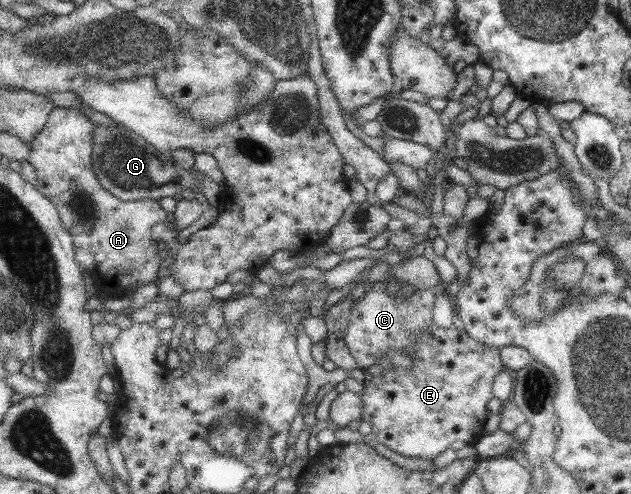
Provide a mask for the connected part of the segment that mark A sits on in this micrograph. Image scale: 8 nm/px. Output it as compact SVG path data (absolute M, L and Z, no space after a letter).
M55 107L45 128L30 142L31 154L25 160L21 174L33 183L47 199L58 207L63 225L74 236L76 258L95 279L95 287L100 292L113 290L131 290L145 284L159 284L159 264L168 251L170 240L153 240L153 226L165 223L167 211L161 208L157 200L123 201L115 194L105 190L94 171L93 155L94 132L96 124L83 110Z

